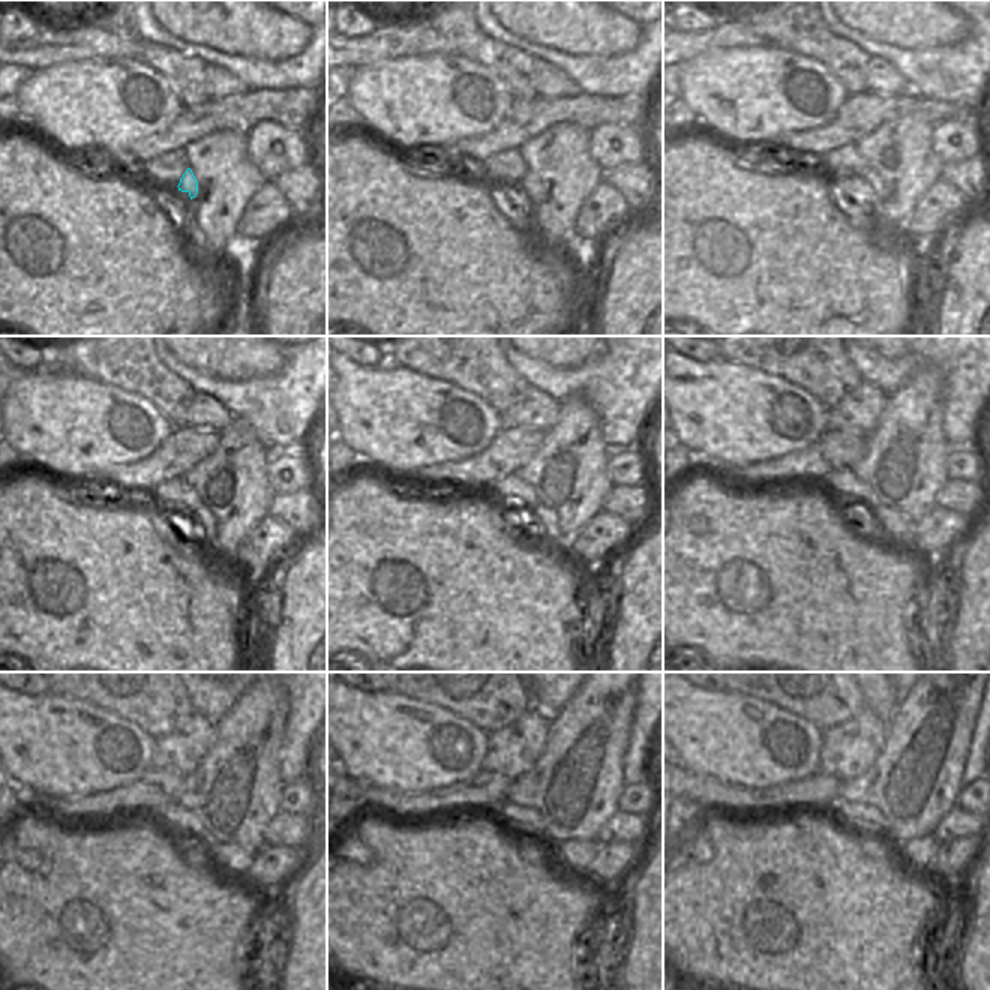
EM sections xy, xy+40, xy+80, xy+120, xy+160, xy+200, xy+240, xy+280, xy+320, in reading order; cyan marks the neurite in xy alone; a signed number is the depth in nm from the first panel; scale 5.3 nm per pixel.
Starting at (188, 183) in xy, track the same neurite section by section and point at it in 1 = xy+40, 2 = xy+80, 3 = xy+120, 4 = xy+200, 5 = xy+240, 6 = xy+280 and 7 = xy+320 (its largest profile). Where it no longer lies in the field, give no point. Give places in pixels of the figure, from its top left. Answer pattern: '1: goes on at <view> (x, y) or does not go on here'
1: goes on at xy+40 (531, 180)
2: goes on at xy+80 (873, 182)
3: goes on at xy+120 (204, 519)
4: goes on at xy+200 (899, 527)
5: goes on at xy+240 (228, 857)
6: goes on at xy+280 (576, 855)
7: goes on at xy+320 (918, 852)

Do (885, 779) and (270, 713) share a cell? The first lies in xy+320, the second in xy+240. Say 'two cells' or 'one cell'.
one cell

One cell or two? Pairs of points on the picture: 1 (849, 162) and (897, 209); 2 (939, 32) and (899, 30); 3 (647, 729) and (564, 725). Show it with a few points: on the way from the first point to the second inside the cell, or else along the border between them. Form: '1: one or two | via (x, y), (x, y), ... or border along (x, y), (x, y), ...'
1: two | border along (854, 144), (872, 168)
2: one | via (929, 30), (909, 30)
3: two | border along (636, 693), (630, 741), (623, 762)

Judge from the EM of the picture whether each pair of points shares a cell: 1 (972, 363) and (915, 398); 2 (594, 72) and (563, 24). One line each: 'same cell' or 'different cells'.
1: different cells
2: different cells

